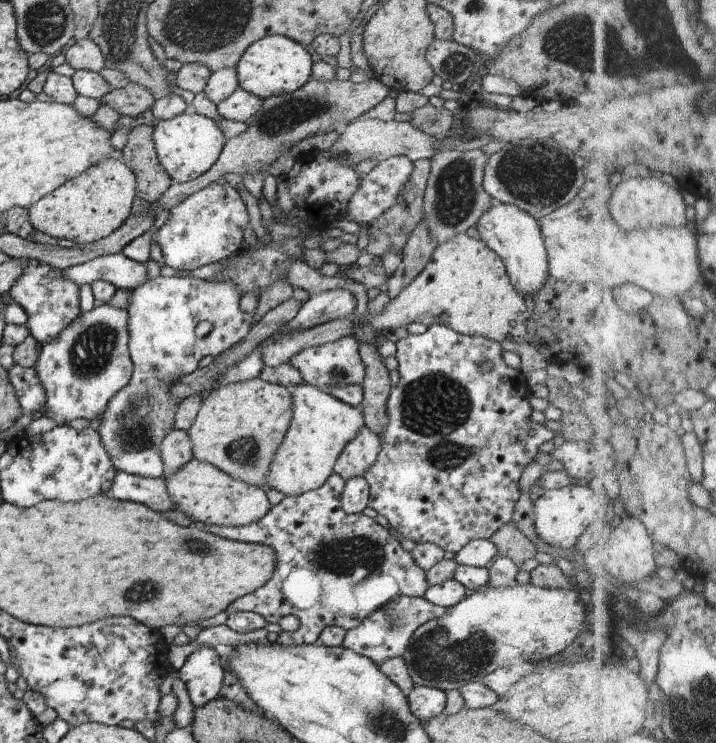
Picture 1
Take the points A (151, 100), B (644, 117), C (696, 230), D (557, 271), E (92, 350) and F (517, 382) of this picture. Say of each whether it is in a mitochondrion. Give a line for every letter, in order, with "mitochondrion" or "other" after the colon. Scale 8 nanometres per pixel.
A: other
B: other
C: other
D: other
E: mitochondrion
F: other

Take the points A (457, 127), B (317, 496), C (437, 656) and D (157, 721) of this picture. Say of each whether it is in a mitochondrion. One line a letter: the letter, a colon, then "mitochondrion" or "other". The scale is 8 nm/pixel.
A: other
B: other
C: mitochondrion
D: other

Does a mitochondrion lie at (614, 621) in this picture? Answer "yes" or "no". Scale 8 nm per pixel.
no

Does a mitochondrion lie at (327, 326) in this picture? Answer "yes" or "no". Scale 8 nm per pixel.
no

